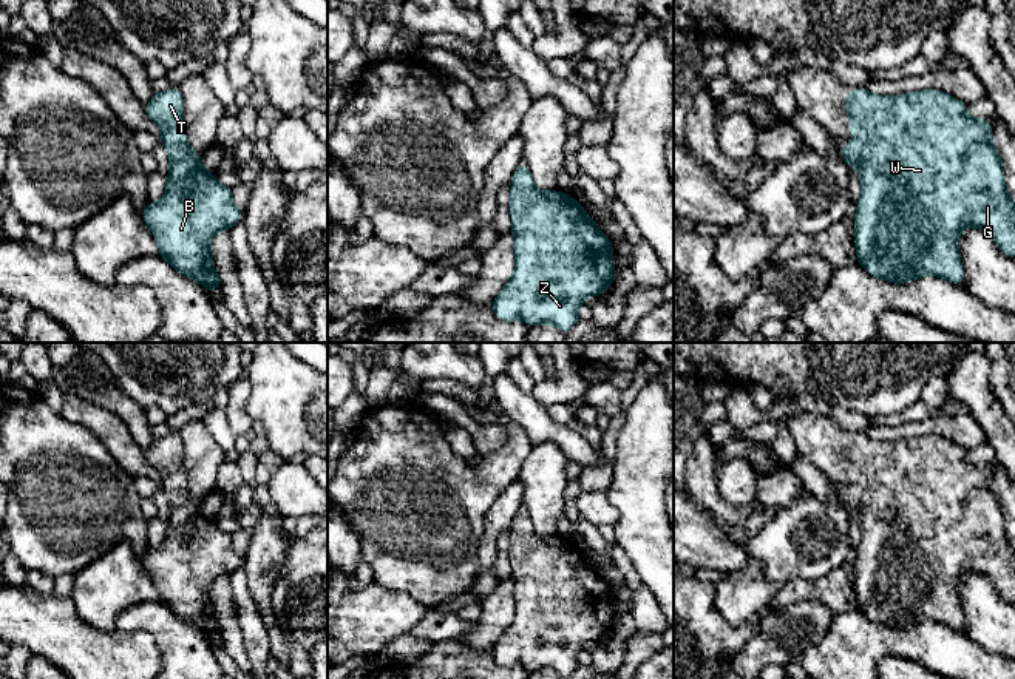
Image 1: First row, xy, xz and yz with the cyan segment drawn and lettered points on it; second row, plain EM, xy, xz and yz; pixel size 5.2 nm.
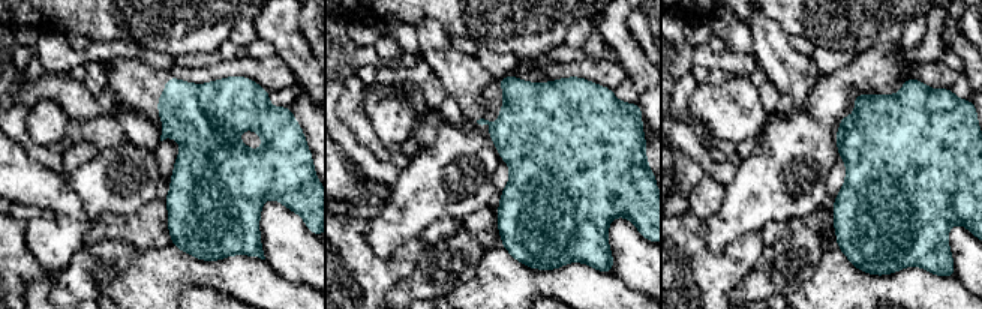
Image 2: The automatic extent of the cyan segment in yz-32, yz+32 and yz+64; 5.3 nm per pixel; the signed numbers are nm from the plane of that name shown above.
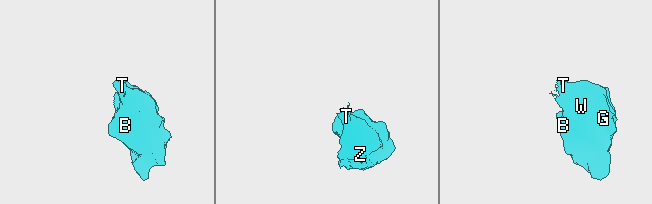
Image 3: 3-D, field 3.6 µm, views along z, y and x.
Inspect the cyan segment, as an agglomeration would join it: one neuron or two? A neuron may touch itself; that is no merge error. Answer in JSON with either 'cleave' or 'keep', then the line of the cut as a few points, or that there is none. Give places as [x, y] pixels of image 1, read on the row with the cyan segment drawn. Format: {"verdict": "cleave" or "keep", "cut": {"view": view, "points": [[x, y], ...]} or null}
{"verdict": "keep", "cut": null}

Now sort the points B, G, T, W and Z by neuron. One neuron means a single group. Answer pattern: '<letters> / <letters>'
B G T W Z

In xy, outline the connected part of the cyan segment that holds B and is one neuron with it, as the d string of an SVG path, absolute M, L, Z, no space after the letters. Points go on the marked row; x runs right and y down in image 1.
M173 86L154 93L145 111L161 128L170 173L164 198L142 208L144 222L156 238L159 258L198 281L209 295L222 290L212 258L212 239L241 222L243 211L233 204L232 188L201 167L204 153L190 150L181 90Z

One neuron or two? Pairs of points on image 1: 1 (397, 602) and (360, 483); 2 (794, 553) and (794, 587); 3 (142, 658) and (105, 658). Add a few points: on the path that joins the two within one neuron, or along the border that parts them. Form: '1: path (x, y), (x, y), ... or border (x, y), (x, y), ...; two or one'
1: border (374, 581), (393, 590), (405, 591), (425, 608); two
2: border (830, 571), (814, 579), (788, 581), (770, 605); two
3: path (133, 658), (115, 658); one

